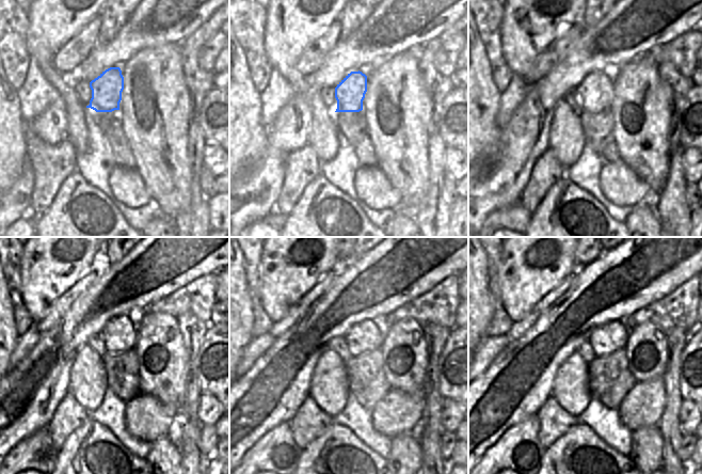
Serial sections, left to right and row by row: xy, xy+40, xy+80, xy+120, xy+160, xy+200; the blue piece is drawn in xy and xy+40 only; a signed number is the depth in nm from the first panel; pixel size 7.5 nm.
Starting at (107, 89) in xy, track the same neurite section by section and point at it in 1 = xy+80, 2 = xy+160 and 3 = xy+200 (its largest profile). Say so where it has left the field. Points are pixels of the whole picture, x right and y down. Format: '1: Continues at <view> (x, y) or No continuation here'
1: Continues at xy+80 (595, 91)
2: Continues at xy+160 (365, 336)
3: Continues at xy+200 (605, 340).

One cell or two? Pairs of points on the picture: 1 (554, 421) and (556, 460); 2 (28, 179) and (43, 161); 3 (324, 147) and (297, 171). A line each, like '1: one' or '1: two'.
1: two
2: two
3: two

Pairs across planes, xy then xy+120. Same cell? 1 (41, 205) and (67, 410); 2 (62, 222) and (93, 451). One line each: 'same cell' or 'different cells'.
1: same cell
2: same cell

